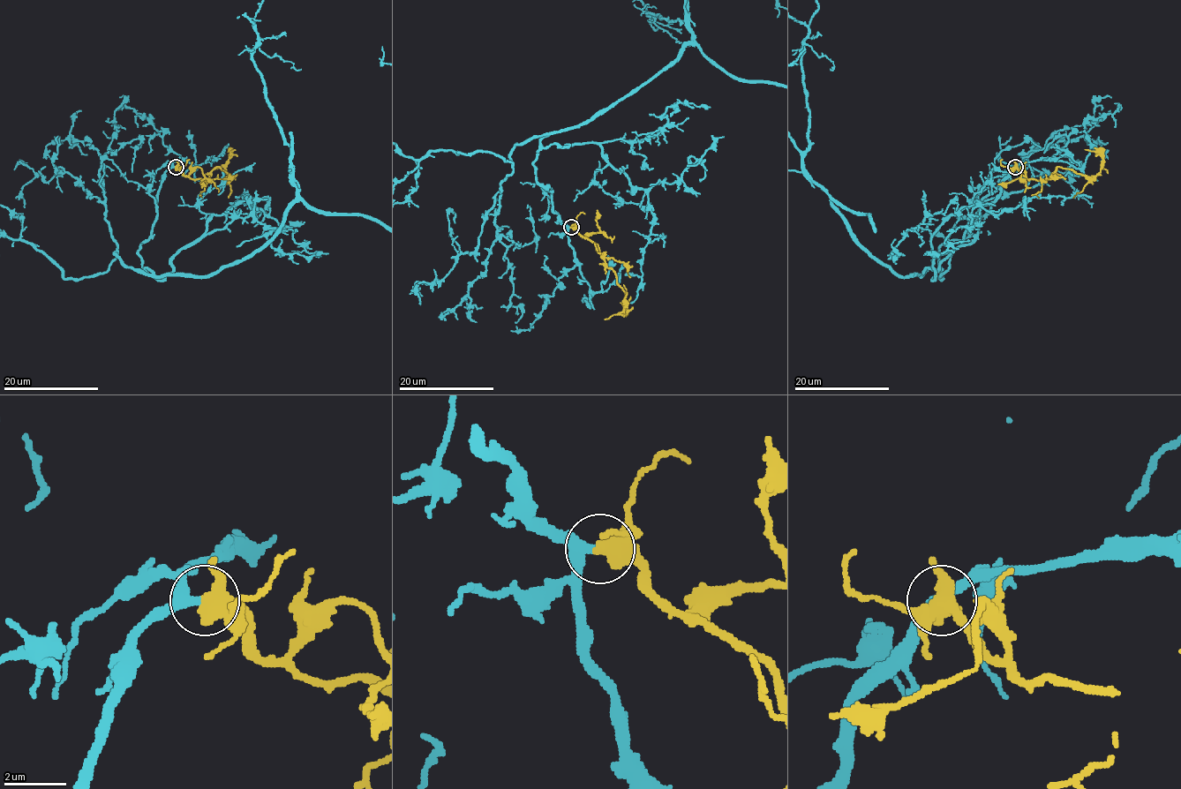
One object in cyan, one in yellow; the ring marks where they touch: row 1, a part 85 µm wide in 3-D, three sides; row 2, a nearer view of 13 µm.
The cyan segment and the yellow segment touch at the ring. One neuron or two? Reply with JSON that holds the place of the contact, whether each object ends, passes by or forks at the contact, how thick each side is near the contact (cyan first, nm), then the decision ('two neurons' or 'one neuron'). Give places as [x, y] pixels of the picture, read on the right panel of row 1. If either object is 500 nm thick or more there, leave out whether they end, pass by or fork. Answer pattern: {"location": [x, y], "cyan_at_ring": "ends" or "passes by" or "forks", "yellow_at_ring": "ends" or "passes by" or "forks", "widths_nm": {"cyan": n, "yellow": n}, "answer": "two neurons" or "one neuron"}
{"location": [1015, 167], "cyan_at_ring": "passes by", "yellow_at_ring": "forks", "widths_nm": {"cyan": 300, "yellow": 420}, "answer": "one neuron"}

